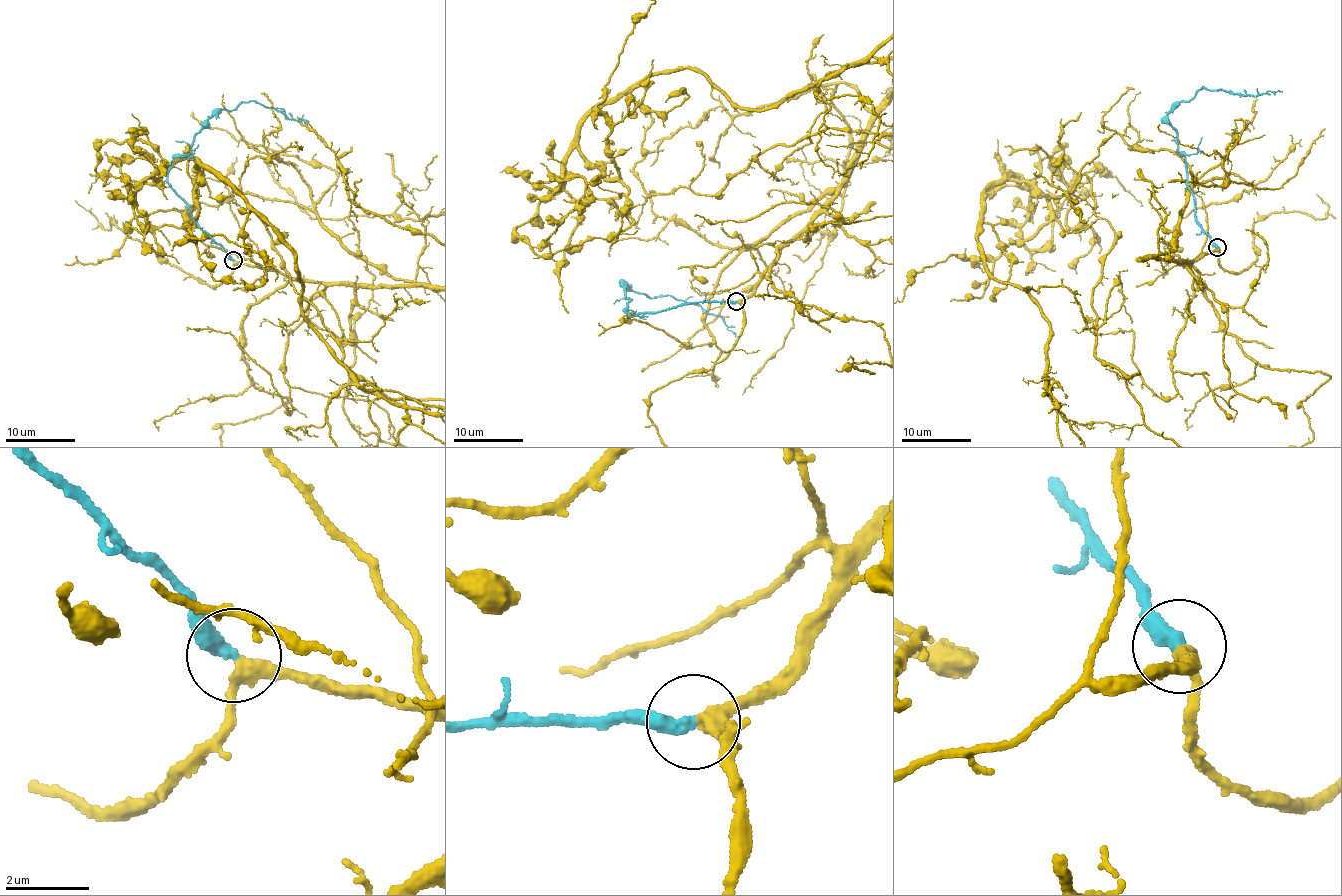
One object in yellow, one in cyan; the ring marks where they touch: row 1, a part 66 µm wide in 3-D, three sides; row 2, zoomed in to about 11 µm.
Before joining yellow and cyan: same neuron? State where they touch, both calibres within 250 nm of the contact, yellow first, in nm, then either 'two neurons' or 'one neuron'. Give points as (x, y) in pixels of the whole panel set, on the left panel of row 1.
place (233, 260); calibres 320 and 360 nm; one neuron

